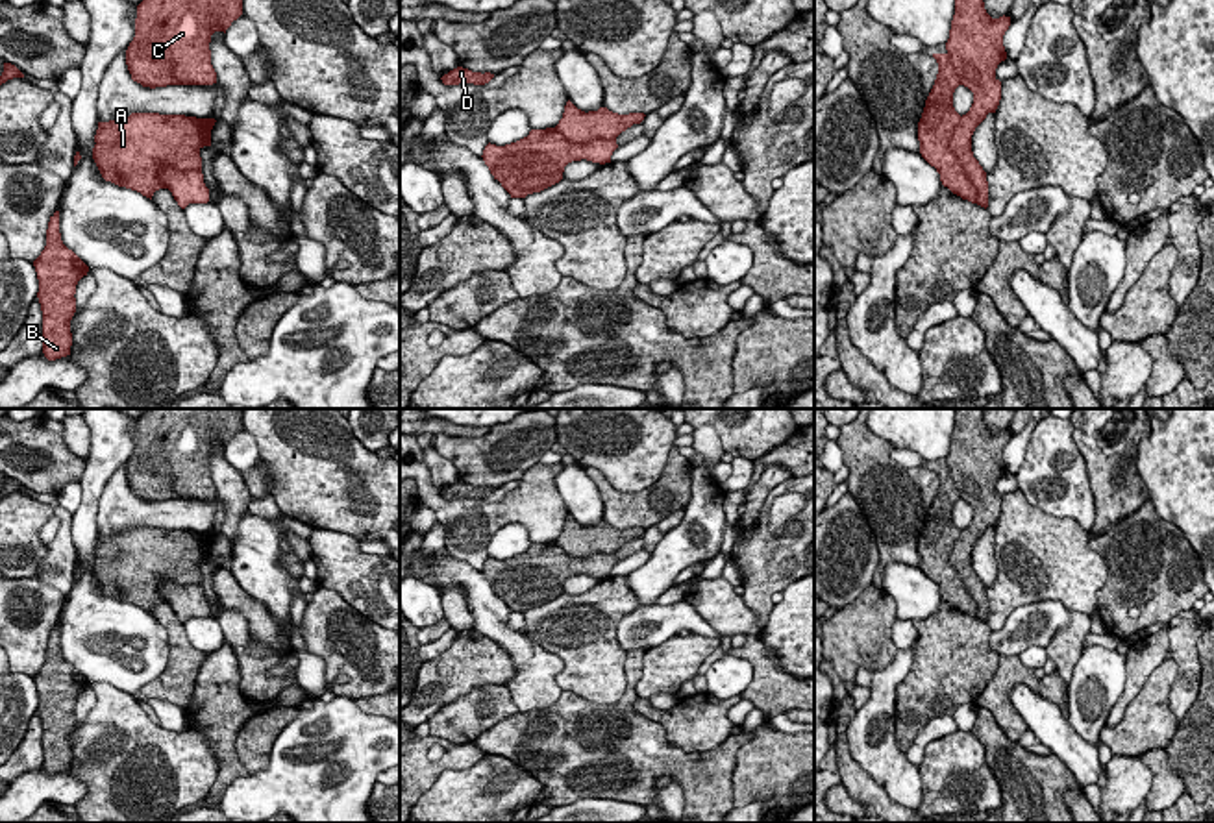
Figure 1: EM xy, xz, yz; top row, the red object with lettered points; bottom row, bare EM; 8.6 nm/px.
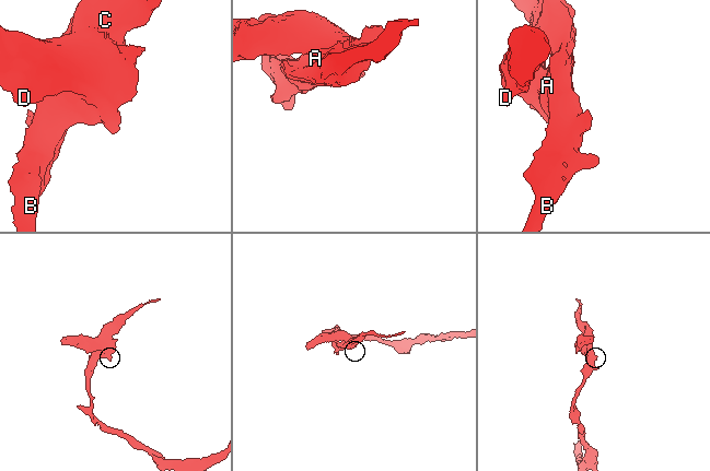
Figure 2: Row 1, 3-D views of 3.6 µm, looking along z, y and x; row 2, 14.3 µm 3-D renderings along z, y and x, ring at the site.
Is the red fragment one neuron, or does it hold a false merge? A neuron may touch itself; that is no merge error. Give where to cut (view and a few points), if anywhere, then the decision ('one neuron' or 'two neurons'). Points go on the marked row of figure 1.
cut in yz along (959, 117), (952, 150), (979, 204); two neurons

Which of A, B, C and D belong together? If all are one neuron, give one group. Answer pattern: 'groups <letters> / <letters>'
groups A B C / D

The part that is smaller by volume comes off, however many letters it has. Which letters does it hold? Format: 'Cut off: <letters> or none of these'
Cut off: D

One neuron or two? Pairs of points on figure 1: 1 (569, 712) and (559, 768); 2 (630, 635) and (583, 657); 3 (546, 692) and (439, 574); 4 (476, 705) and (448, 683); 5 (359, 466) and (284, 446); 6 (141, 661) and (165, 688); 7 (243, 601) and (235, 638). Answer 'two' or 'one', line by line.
1: one
2: two
3: one
4: two
5: one
6: two
7: two

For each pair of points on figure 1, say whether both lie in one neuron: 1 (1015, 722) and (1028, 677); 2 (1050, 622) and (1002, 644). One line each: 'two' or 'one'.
1: one
2: one

